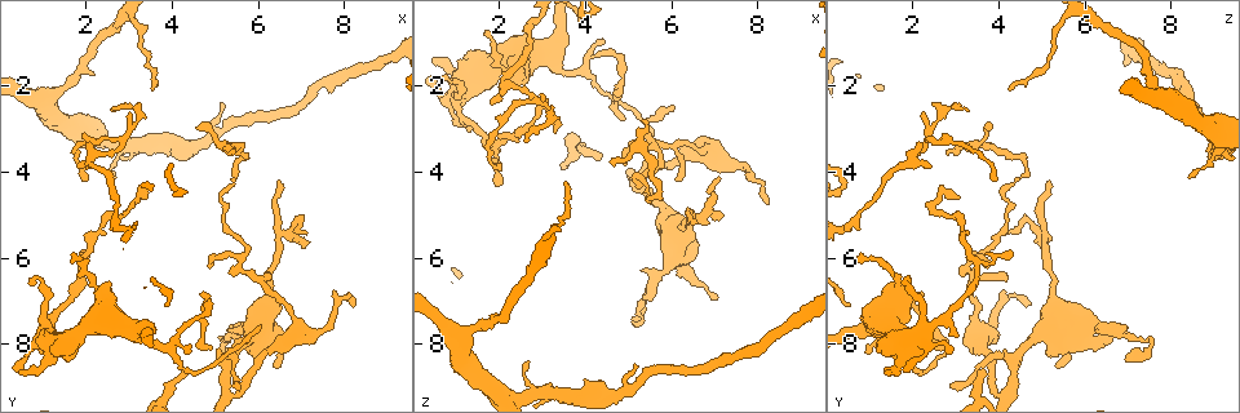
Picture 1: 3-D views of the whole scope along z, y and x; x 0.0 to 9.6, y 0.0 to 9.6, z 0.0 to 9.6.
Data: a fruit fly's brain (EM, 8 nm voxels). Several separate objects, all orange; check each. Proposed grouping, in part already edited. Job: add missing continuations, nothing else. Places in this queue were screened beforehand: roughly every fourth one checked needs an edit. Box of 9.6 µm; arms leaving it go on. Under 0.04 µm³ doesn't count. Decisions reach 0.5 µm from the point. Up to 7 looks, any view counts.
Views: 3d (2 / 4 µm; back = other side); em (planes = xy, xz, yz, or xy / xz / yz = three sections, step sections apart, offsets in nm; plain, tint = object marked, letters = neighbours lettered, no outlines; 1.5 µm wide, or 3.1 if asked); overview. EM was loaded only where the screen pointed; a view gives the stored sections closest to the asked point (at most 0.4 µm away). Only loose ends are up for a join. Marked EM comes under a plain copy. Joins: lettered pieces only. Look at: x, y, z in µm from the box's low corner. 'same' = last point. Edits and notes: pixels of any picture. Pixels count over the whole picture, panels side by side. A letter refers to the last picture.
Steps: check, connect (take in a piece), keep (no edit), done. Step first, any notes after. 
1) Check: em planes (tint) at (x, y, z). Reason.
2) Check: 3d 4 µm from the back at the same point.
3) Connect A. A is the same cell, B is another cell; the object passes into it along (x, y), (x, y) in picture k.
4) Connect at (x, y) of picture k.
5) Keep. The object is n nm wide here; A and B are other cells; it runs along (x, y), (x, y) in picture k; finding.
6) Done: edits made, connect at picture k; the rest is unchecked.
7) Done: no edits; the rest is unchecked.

Check: em xy step 4 (letters) at (6.45, 4.20, 5.15). Branch stops here.

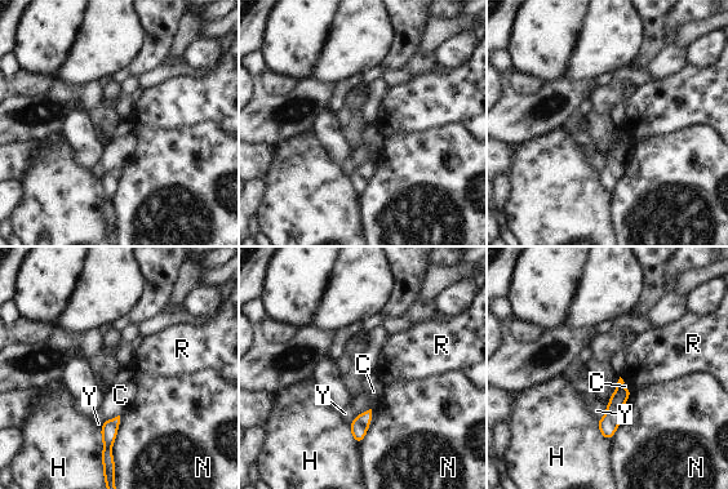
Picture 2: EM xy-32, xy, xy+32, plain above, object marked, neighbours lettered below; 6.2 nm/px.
Keep. The object is 90 nm wide here; C, H, N, R and Y are other cells; none of them fits.

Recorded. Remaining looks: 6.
Check: 3d 2 µm at (7.15, 5.35, 4.15). Branch stops here.

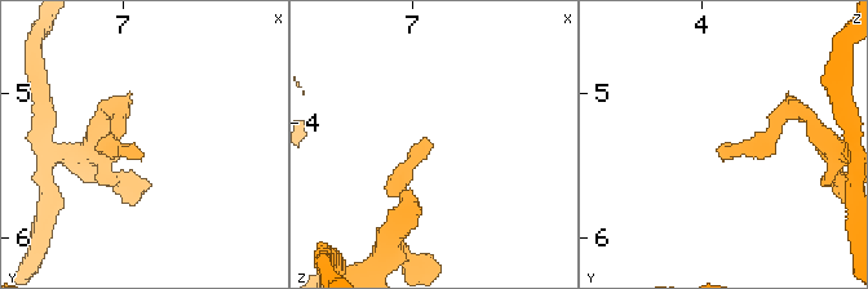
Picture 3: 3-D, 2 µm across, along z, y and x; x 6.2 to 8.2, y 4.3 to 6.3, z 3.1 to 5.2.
Check: em yz step 4 (letters) at (7.10, 5.40, 4.08). Now the EM.

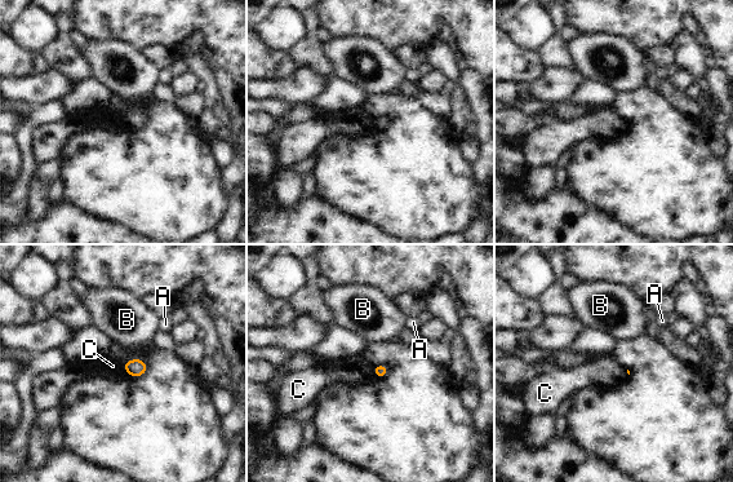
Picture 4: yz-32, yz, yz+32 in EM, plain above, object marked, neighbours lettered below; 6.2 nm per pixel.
Keep. A, B and C are other cells; a border runs along (372, 366), (374, 375) in picture 4; none of them fits.

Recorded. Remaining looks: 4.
Check: 3d 4 µm at (5.35, 3.50, 2.80). Free end.

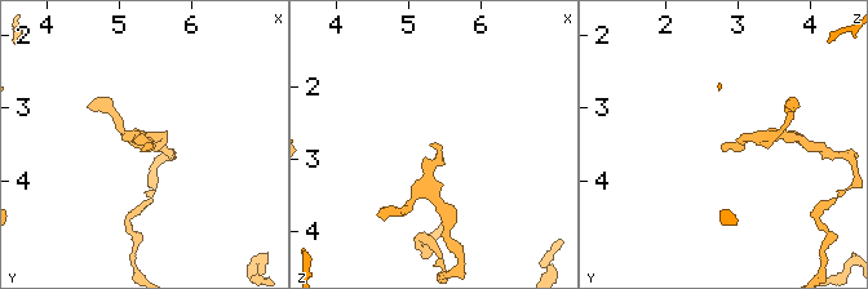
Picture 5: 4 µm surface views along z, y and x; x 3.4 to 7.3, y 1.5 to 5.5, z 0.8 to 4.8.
Check: em planes (letters) at (5.35, 3.50, 2.75).

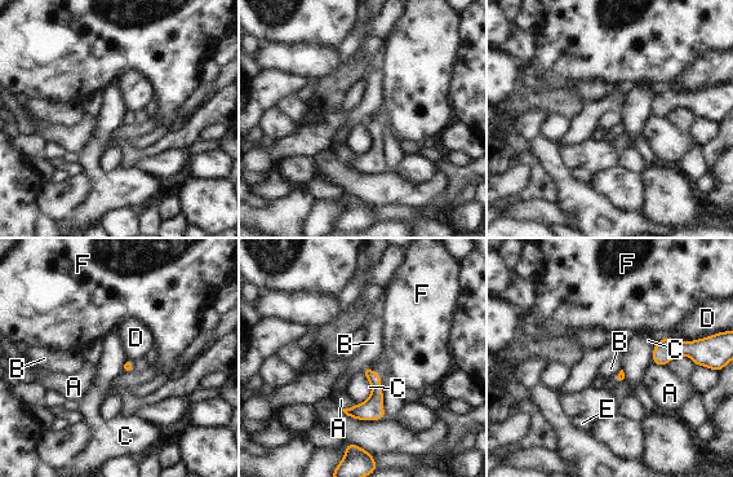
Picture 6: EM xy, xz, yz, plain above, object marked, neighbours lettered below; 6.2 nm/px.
Keep. A, B, C, D, E and F are other cells; a border runs along (367, 366), (361, 371) in picture 6; none of them fits.

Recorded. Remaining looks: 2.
Done: no edits; the rest is unchecked.

